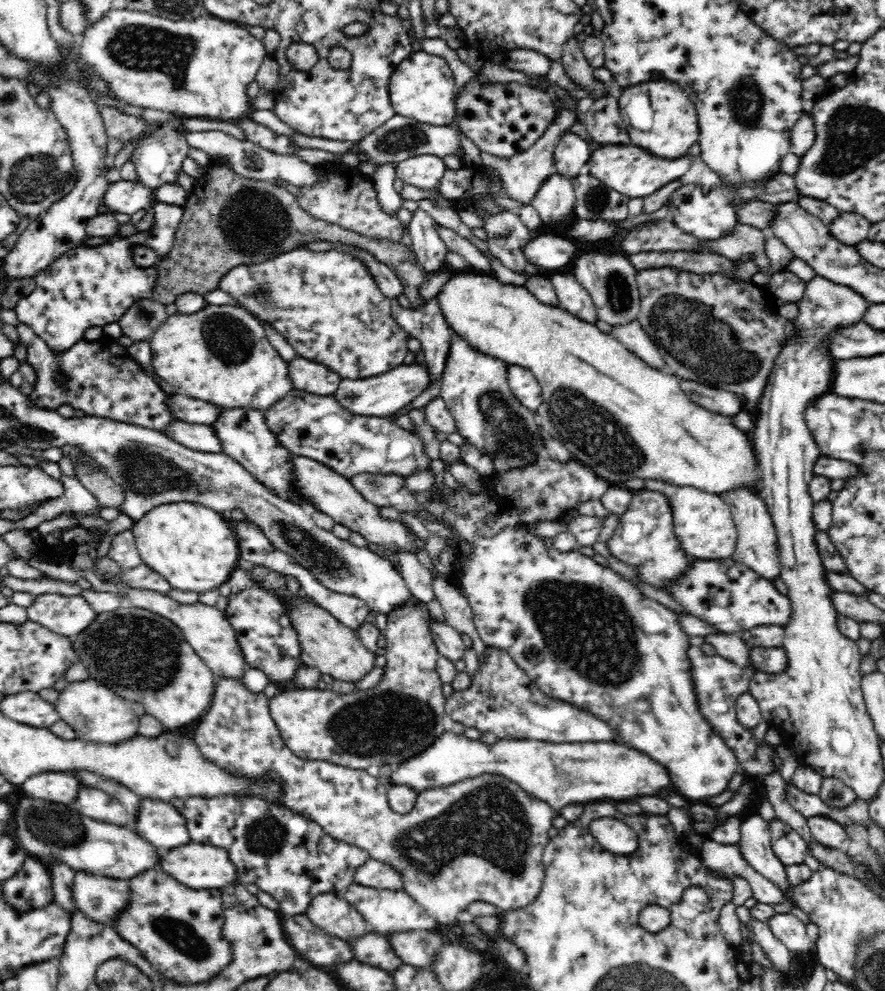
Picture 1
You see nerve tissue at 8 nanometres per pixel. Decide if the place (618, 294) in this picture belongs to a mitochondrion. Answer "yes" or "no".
yes

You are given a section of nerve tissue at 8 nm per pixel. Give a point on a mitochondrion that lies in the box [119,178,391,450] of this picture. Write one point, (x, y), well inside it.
(258, 220)

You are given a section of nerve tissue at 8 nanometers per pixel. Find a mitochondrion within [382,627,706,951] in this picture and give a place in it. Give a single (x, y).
(491, 822)

